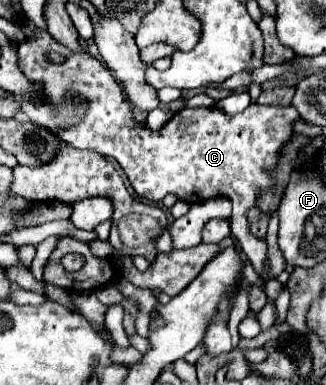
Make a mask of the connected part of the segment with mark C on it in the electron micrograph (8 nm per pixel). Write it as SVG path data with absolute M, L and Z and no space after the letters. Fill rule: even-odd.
M33 22L21 26L21 30L27 40L17 46L19 68L27 78L41 80L45 84L45 102L37 104L23 98L23 112L35 124L49 128L69 146L115 158L139 198L159 202L173 192L179 200L195 204L215 196L227 196L233 205L232 235L259 276L265 276L267 244L251 234L247 210L257 206L257 196L265 188L273 188L273 176L269 170L277 166L281 148L289 144L295 134L293 126L301 120L293 104L249 104L235 116L229 116L217 108L183 108L159 132L141 130L133 120L129 102L123 100L117 80L103 62L85 52L73 54L53 40L47 30L41 30L39 36L33 38ZM51 52L57 52L65 60L61 64L53 64L47 60Z

